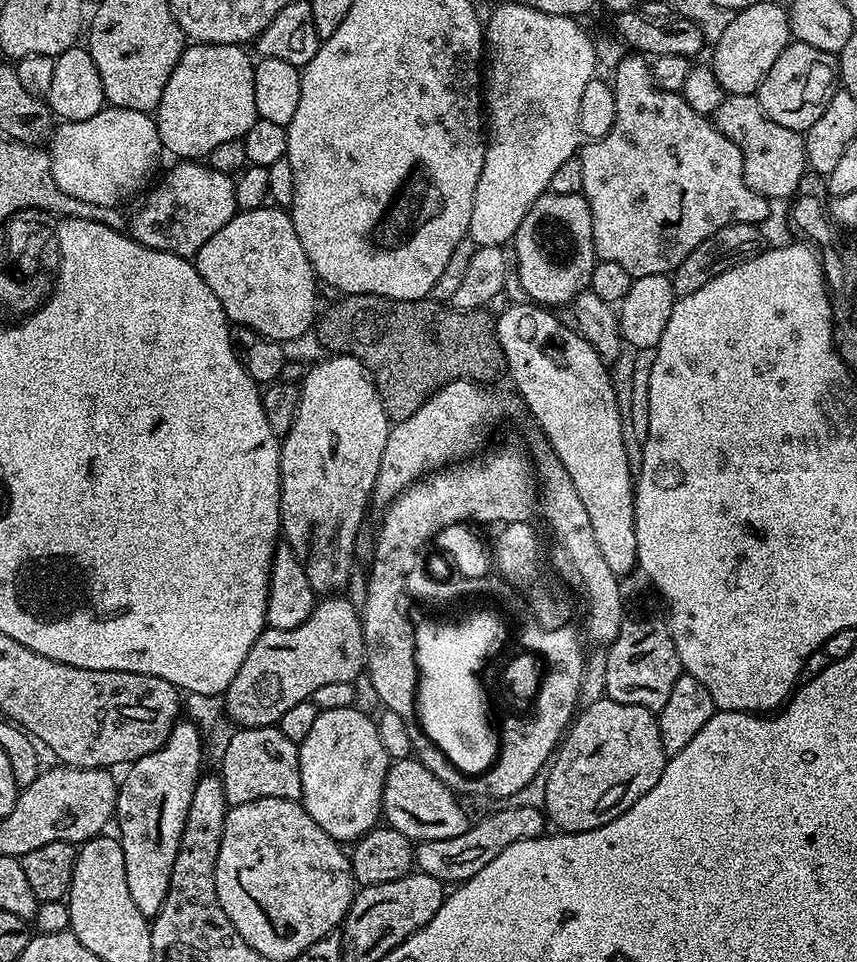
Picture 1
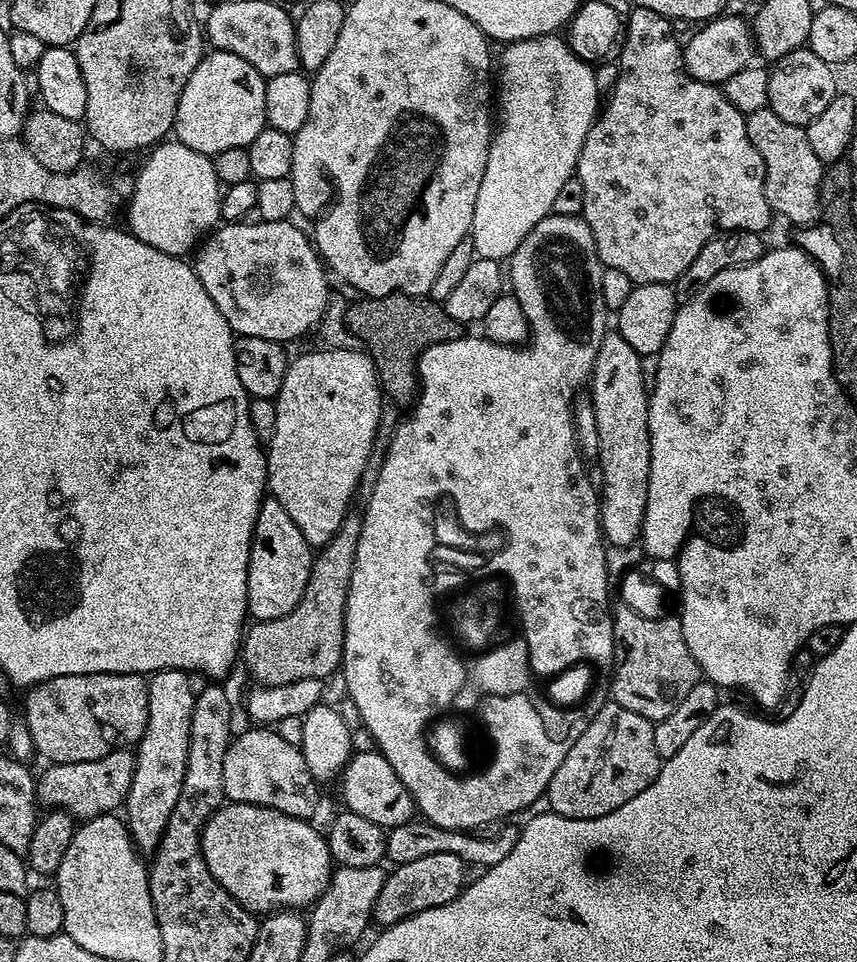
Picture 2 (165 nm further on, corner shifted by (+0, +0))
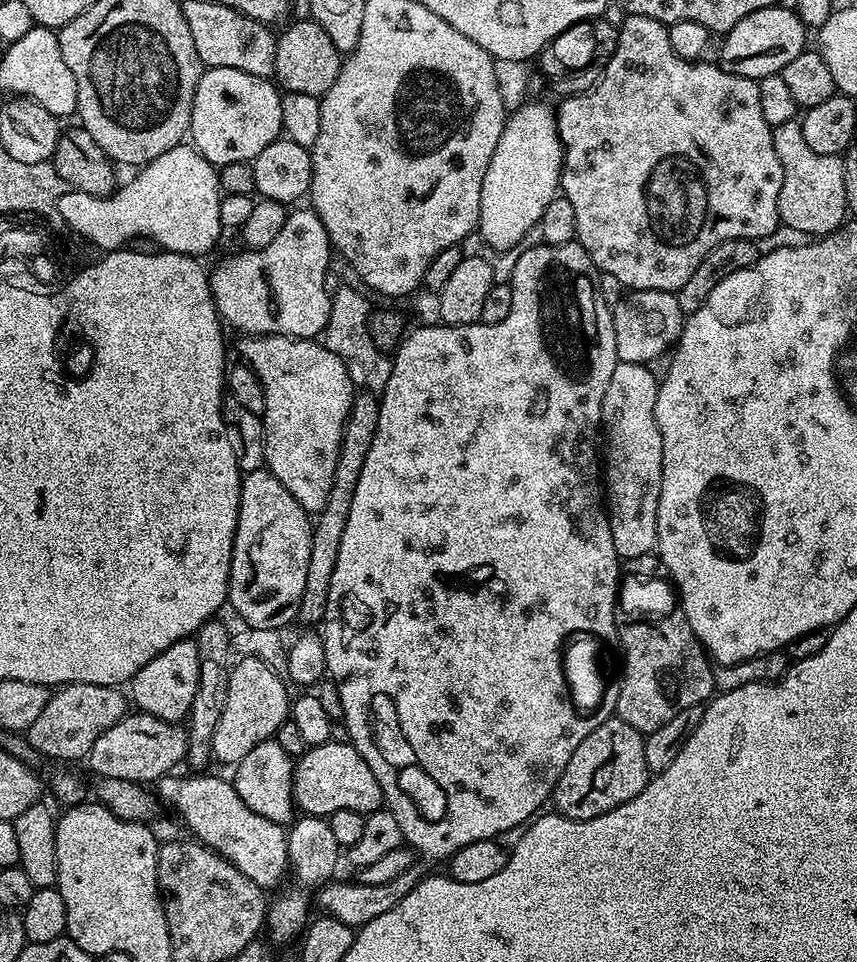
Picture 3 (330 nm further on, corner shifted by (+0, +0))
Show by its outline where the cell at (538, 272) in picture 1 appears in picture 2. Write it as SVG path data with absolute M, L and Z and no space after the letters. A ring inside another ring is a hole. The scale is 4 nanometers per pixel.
M549 214L549 215L548 215L548 216L547 216L547 217L546 217L546 218L542 218L542 222L538 222L538 226L534 226L534 230L530 230L530 234L526 234L526 238L522 238L522 242L521 242L521 243L520 243L520 245L519 245L519 246L518 246L518 250L517 250L517 251L516 251L516 253L514 253L514 255L513 255L513 256L512 256L512 257L510 257L510 267L511 267L511 270L512 270L512 286L511 286L511 289L510 289L510 292L511 292L511 295L513 295L513 296L515 296L515 298L516 298L516 300L517 300L517 302L519 302L519 304L520 304L520 308L521 308L521 309L522 309L522 311L523 311L523 312L524 312L524 317L525 317L525 318L527 318L527 319L528 319L528 331L529 331L529 333L530 333L530 335L529 335L529 337L528 337L528 339L527 339L527 341L526 341L526 343L525 343L525 344L524 344L524 345L523 345L523 346L513 346L513 345L510 345L510 344L493 344L493 343L492 343L492 341L491 341L491 340L489 340L489 339L487 339L487 338L485 338L485 337L484 337L484 336L483 336L483 335L480 335L480 334L477 334L477 336L468 336L468 334L461 334L461 336L459 336L459 337L458 337L458 338L454 338L454 339L453 339L453 340L447 340L447 341L446 341L446 342L438 342L438 343L437 343L437 344L435 344L435 345L434 345L434 346L430 346L430 347L429 347L429 348L428 348L428 349L426 349L426 350L425 350L425 352L423 352L423 353L422 353L422 355L420 355L420 362L419 362L419 364L417 364L417 366L416 366L416 374L417 374L417 377L418 377L418 395L417 395L417 397L416 397L416 399L415 399L415 401L414 401L414 403L413 403L413 404L412 404L412 405L411 405L411 408L410 408L410 411L412 411L412 413L410 413L410 414L409 414L409 416L408 416L408 413L407 413L407 415L405 415L405 416L404 416L404 417L403 417L403 419L401 419L401 421L400 421L400 423L399 423L399 424L397 424L397 425L396 425L396 433L395 433L395 434L394 434L394 436L393 436L393 438L392 438L392 441L391 441L391 442L390 442L390 448L389 448L389 454L388 454L388 457L387 457L387 458L386 458L386 460L385 460L385 462L384 462L384 463L383 463L383 469L382 469L382 470L381 470L381 473L380 473L380 475L379 475L379 479L378 479L378 482L377 482L377 483L376 483L376 485L375 485L375 489L374 489L374 494L373 494L373 495L371 495L371 497L370 497L370 502L369 502L369 503L368 503L368 504L367 504L367 505L365 505L365 506L364 506L364 507L363 507L363 508L362 508L362 519L361 519L361 521L360 521L360 537L359 537L359 538L358 538L358 546L357 546L357 547L356 547L356 557L355 557L355 558L354 558L354 574L350 574L350 590L349 590L349 591L348 591L348 597L347 597L347 598L346 598L346 606L345 606L345 607L344 607L344 663L343 663L343 665L342 665L342 673L343 673L343 676L344 676L344 678L345 678L345 680L346 680L346 690L347 690L347 691L348 691L348 697L347 697L347 699L348 699L348 700L349 700L349 701L350 701L350 704L353 704L353 706L354 706L354 707L356 707L356 712L357 712L357 714L358 714L358 715L360 715L360 720L361 720L361 722L362 722L362 723L364 723L364 728L365 728L365 730L366 730L366 731L368 731L368 732L369 732L369 734L370 734L370 735L372 735L372 740L373 740L373 742L374 742L374 743L376 743L376 744L373 744L373 745L374 745L374 748L375 748L375 751L378 751L378 752L381 752L381 754L382 754L382 755L383 755L383 756L384 756L384 757L385 757L385 758L386 758L386 762L390 762L390 766L392 766L392 767L393 767L393 768L394 768L394 774L395 774L395 775L396 775L396 777L398 777L398 778L399 778L399 779L400 779L400 780L401 780L401 782L402 782L402 783L403 783L403 784L404 784L404 785L405 785L405 786L406 786L406 790L407 790L407 791L408 791L408 793L409 793L409 795L411 795L411 796L412 796L412 802L413 802L413 805L414 805L414 808L415 808L415 811L416 811L416 812L417 812L417 813L419 813L419 815L420 815L420 812L421 812L421 814L422 814L422 815L424 815L424 816L421 816L421 817L423 817L423 819L424 819L424 820L425 820L425 821L427 821L427 823L430 823L430 824L433 824L433 825L434 825L434 826L436 826L436 827L438 827L438 828L445 828L445 829L446 829L446 830L454 830L454 831L455 831L455 832L463 832L463 831L465 831L465 830L480 830L480 829L483 829L483 828L484 828L484 827L485 827L485 826L492 826L492 825L495 825L495 824L496 824L496 823L497 823L497 822L500 822L500 821L503 821L503 820L504 820L504 819L505 819L505 818L512 818L512 815L514 815L514 814L515 814L515 812L520 812L520 811L522 811L522 810L523 810L523 808L528 808L528 807L530 807L530 806L531 806L531 804L532 804L532 803L534 803L534 802L535 802L535 800L536 800L536 799L538 799L538 798L539 798L539 796L540 796L540 799L541 799L541 797L543 797L543 796L544 796L544 795L545 795L545 793L547 793L547 791L548 791L548 783L549 783L549 782L550 782L550 778L554 778L554 770L558 770L558 766L559 766L559 765L560 765L560 763L561 763L561 762L562 762L562 758L563 758L563 757L564 757L564 754L565 754L565 751L566 751L566 744L565 744L565 741L564 741L564 740L563 740L563 739L560 739L560 738L554 738L554 737L553 737L553 735L552 735L552 733L551 733L551 732L547 732L547 730L546 730L546 729L545 729L545 728L544 728L544 727L542 727L542 725L541 725L541 723L539 723L539 722L538 722L538 717L537 717L537 715L536 715L536 713L535 713L535 712L532 712L532 707L531 707L531 706L530 706L530 705L529 705L529 704L527 704L527 702L525 702L525 700L522 700L522 699L515 699L515 700L513 700L513 699L510 699L510 700L492 700L492 704L488 704L488 709L486 709L486 715L487 715L487 716L488 716L488 728L487 728L487 730L486 730L486 736L489 736L489 738L490 738L490 739L492 739L492 761L490 761L490 762L489 762L489 764L488 764L488 769L486 769L486 770L485 770L485 772L480 772L480 773L478 773L478 774L477 774L477 776L468 776L468 777L464 777L464 774L453 774L453 773L452 773L452 772L451 772L451 771L448 771L448 770L435 770L435 771L436 771L436 772L424 772L424 756L426 756L426 750L425 750L425 749L424 749L424 747L423 747L423 746L422 746L422 730L423 730L423 729L424 729L424 728L427 728L427 727L429 727L429 725L431 725L431 724L432 724L432 723L433 723L433 721L435 721L435 720L436 720L436 719L437 719L437 718L440 718L440 717L443 717L443 716L444 716L444 715L445 715L445 713L447 713L447 712L448 712L448 700L452 700L452 692L456 692L456 688L460 688L460 676L464 676L464 672L460 672L460 664L456 664L456 659L455 659L455 658L454 658L454 657L452 657L452 652L448 652L448 644L444 644L444 640L440 640L440 636L436 636L436 627L434 627L434 626L433 626L433 624L432 624L432 595L433 595L433 594L435 594L435 593L437 593L437 592L439 592L439 591L440 591L440 589L443 589L443 588L445 588L445 587L446 587L446 584L445 584L445 582L443 582L443 581L438 581L438 578L437 578L437 577L434 577L434 575L433 575L433 574L432 574L432 571L430 571L430 566L431 566L431 562L430 562L430 550L429 550L429 546L428 546L428 544L427 544L427 543L426 543L426 542L425 542L425 541L422 541L422 540L420 540L420 541L418 541L418 540L416 540L416 532L417 532L417 530L418 530L418 520L417 520L417 518L418 518L418 515L420 515L420 516L422 516L422 515L424 515L424 514L425 514L425 512L426 512L426 510L425 510L425 506L426 506L426 502L428 502L428 501L430 501L430 500L434 500L434 502L436 502L436 501L439 501L439 500L440 500L440 499L441 499L441 496L442 496L442 495L443 495L443 494L444 494L444 493L446 493L446 492L453 492L453 494L454 494L454 495L455 495L455 496L456 496L456 501L457 501L457 502L459 502L459 503L460 503L460 513L461 513L461 514L462 514L462 515L464 515L464 521L465 521L465 522L467 522L467 524L468 524L468 526L469 526L469 528L488 528L488 524L504 524L504 528L508 528L508 536L512 536L512 544L508 544L508 552L504 552L504 553L503 553L503 556L502 556L502 557L499 557L499 558L498 558L498 567L499 567L499 569L501 569L501 570L502 570L502 571L503 571L503 572L508 572L508 576L512 576L512 580L516 580L516 592L520 592L520 608L524 608L524 624L528 624L528 641L529 641L529 642L531 642L531 643L532 643L532 660L536 660L536 668L540 668L540 672L557 672L557 670L559 670L559 669L560 669L560 668L564 668L564 667L565 667L565 666L571 666L571 665L573 665L573 664L574 664L574 662L583 662L583 661L584 661L584 660L588 660L588 661L591 661L591 662L594 662L594 665L595 665L595 666L597 666L597 670L598 670L598 671L600 671L600 673L602 673L602 674L603 674L603 675L602 675L602 676L601 676L601 677L600 677L600 681L599 681L599 682L597 682L597 683L596 683L596 684L595 684L595 685L596 685L596 686L598 686L598 687L602 687L602 688L604 688L604 689L607 689L607 688L608 688L608 687L609 687L609 684L610 684L610 678L609 678L609 673L611 673L611 671L612 671L612 669L613 669L613 667L614 667L614 645L613 645L613 642L612 642L612 621L613 621L613 619L614 619L614 616L613 616L613 613L612 613L612 612L611 612L611 611L610 611L610 608L609 608L609 612L608 612L608 584L610 584L610 577L609 577L609 575L608 575L608 560L607 560L607 551L606 551L606 544L605 544L605 539L604 539L604 534L603 534L603 532L601 532L601 531L600 531L600 498L599 498L599 495L598 495L598 488L597 488L597 485L596 485L596 484L595 484L595 483L594 483L594 480L593 480L593 484L594 484L594 485L592 485L592 480L591 480L591 478L590 478L590 477L588 477L588 472L587 472L587 470L586 470L586 469L584 469L584 463L586 463L586 460L585 460L585 457L584 457L584 456L583 456L583 455L582 455L582 453L581 453L581 450L580 450L580 448L579 448L579 446L578 446L578 445L576 445L576 422L575 422L575 419L574 419L574 399L573 399L573 400L572 400L572 395L574 395L574 394L575 394L575 392L576 392L576 391L578 391L578 390L579 390L579 388L580 388L580 387L582 387L582 386L583 386L583 384L584 384L584 387L585 387L585 385L587 385L587 384L588 384L588 383L589 383L589 380L590 380L590 377L591 377L591 375L592 375L592 371L593 371L593 370L594 370L594 362L595 362L595 361L596 361L596 359L597 359L597 358L598 358L598 346L602 346L602 338L603 338L603 337L604 337L604 335L606 335L606 334L607 334L607 332L608 332L608 331L609 331L609 330L610 330L610 313L609 313L609 311L608 311L608 307L607 307L607 306L606 306L606 302L602 302L602 274L603 274L603 273L604 273L604 270L605 270L605 267L604 267L604 265L603 265L603 264L601 264L601 263L600 263L600 259L599 259L599 258L598 258L598 254L597 254L597 253L596 253L596 247L595 247L595 246L594 246L594 234L593 234L593 233L592 233L592 231L591 231L591 230L590 230L590 226L589 226L589 225L588 225L588 223L586 223L586 221L585 221L585 220L584 220L584 219L583 219L583 218L581 218L581 217L580 217L580 216L553 216L553 215L551 215L551 214Z

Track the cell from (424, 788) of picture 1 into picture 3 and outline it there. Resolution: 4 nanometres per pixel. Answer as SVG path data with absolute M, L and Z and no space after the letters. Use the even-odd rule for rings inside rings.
M333 738L327 744L309 747L303 756L294 764L292 777L292 794L301 813L310 816L333 816L338 810L354 810L370 813L381 811L384 795L374 778L374 770L366 766L366 758L358 754L351 742L339 744Z

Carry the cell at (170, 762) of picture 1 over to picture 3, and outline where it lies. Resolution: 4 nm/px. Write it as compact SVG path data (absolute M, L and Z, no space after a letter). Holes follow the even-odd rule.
M195 639L179 640L170 645L162 654L150 658L142 670L130 681L130 700L139 711L166 721L167 724L179 725L187 717L194 702L194 690L198 690L198 670L200 659Z

